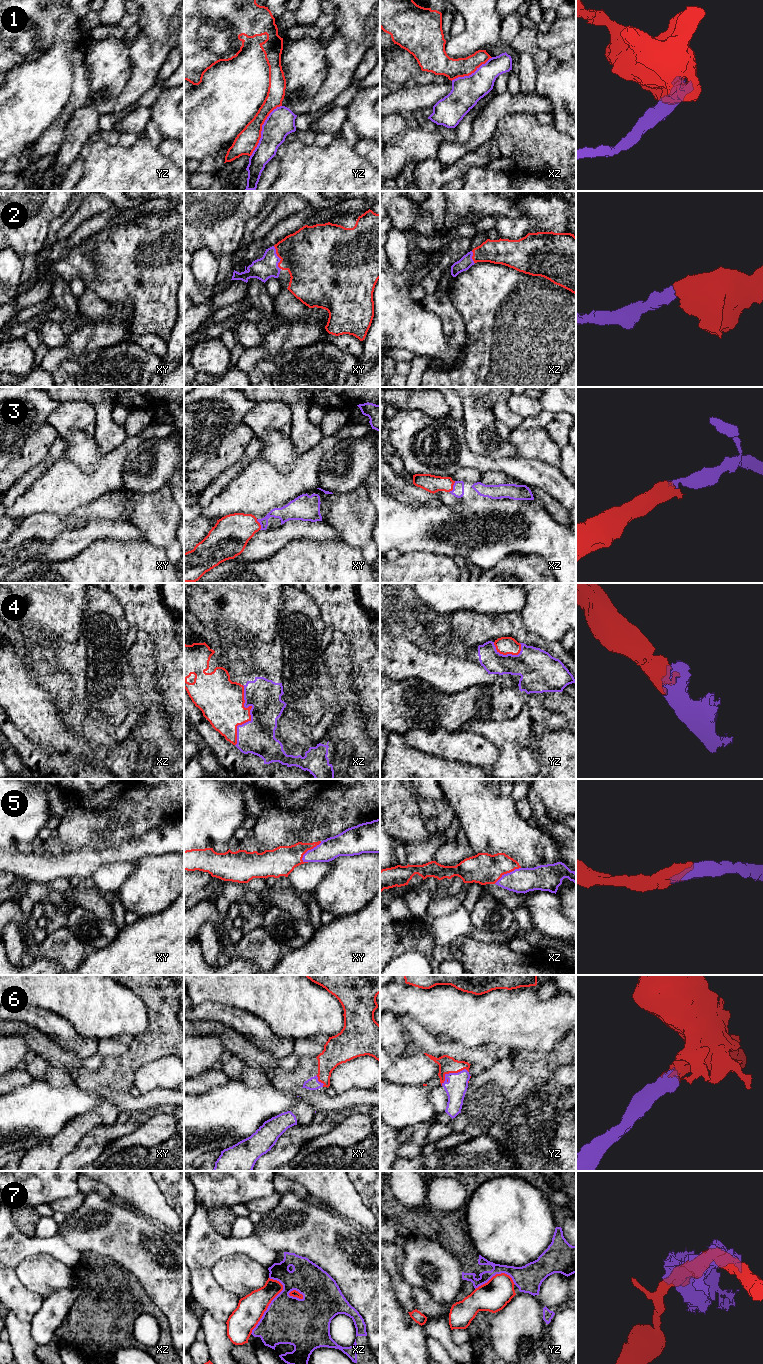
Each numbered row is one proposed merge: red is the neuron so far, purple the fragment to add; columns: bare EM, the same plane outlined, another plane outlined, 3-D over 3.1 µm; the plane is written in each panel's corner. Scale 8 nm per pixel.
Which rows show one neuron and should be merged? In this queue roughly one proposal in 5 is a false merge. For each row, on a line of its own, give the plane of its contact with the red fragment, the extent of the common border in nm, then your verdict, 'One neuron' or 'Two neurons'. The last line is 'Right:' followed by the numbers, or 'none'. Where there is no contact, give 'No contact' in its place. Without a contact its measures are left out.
1: Touches red in yz. Shared border 480 nm. Two neurons
2: Touches red in xy. Shared border 200 nm. One neuron
3: Touches red in xz. Shared border 110 nm. One neuron
4: Touches red in xz. Shared border 500 nm. One neuron
5: Touches red in xy. Shared border 220 nm. One neuron
6: Touches red in yz. Shared border 260 nm. One neuron
7: Touches red in xz. Shared border 480 nm. Two neurons
Right: 2, 3, 4, 5, 6

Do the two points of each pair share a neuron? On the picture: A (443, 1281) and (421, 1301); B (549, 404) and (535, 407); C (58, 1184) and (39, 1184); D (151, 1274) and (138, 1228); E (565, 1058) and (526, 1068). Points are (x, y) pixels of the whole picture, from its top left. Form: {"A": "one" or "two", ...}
{"A": "two", "B": "two", "C": "one", "D": "one", "E": "one"}

